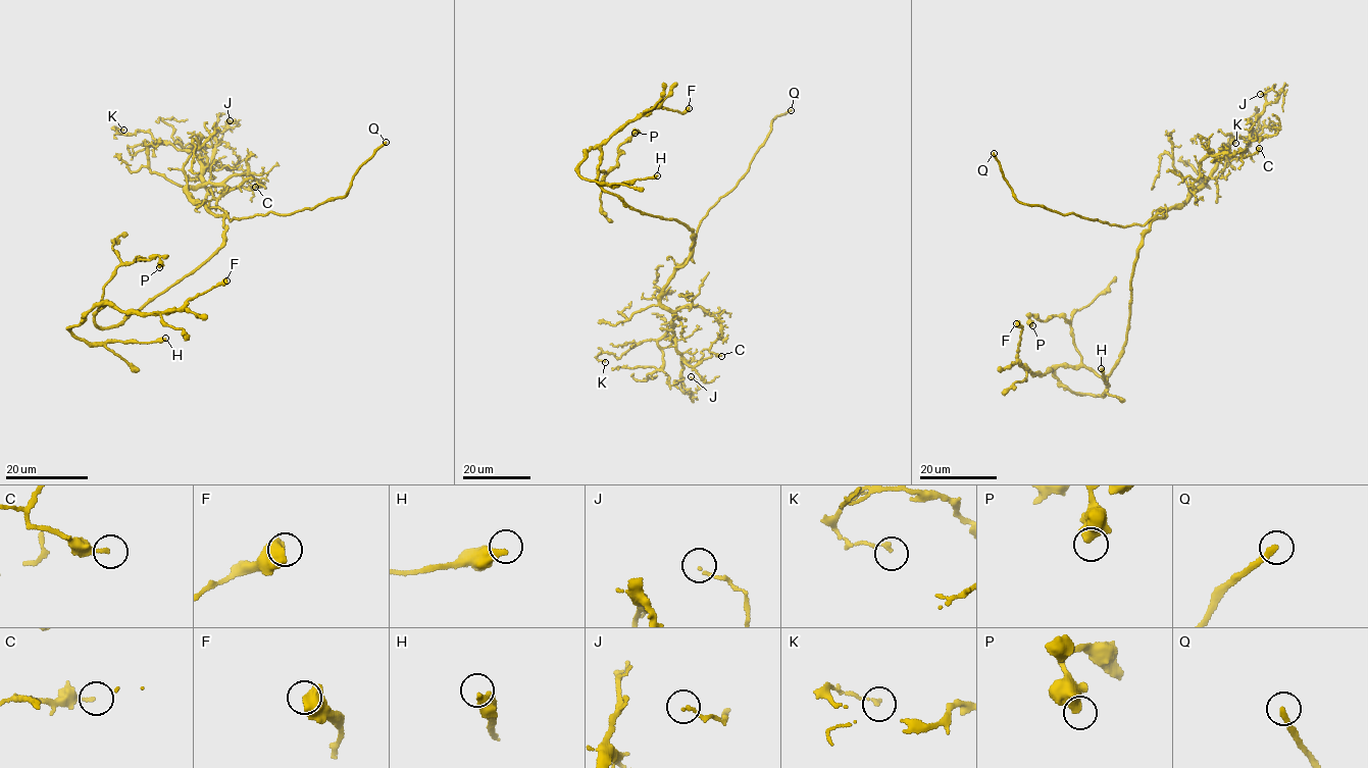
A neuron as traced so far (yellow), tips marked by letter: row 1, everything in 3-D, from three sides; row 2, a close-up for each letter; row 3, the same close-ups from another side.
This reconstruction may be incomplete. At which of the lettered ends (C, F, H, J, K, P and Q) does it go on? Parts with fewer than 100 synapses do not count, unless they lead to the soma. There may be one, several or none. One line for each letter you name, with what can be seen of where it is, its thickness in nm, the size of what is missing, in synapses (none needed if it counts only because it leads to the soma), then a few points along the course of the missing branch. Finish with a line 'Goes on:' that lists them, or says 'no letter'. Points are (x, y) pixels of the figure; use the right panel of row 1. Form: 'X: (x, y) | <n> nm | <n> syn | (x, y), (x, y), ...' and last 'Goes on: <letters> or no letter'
Q: (994, 153) | 260 nm
Goes on: Q

